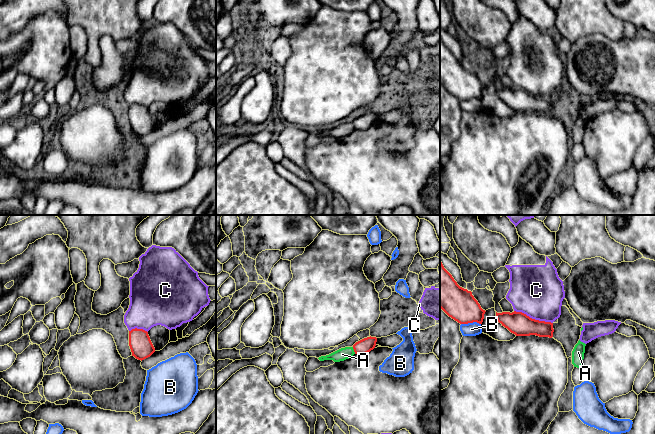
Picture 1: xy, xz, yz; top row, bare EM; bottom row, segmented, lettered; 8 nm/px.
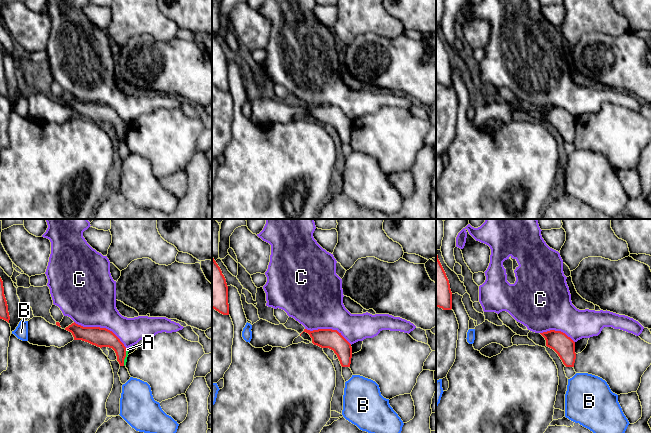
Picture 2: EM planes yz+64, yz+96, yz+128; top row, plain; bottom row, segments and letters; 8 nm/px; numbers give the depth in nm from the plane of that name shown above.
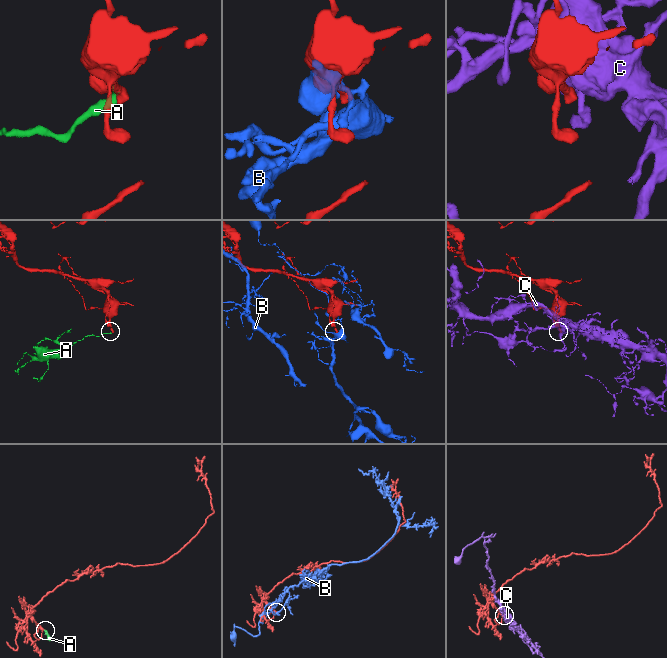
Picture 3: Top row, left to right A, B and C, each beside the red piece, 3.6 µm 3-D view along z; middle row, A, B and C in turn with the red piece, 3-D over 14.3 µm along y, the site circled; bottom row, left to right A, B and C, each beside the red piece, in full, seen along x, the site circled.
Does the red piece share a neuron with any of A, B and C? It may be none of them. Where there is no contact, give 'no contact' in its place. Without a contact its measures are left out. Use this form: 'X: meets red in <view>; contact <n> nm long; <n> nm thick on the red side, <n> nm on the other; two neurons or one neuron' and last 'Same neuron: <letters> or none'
A: meets red in xz; contact 60 nm long; 120 nm thick on the red side, 100 nm on the other; two neurons
B: meets red in yz; contact 160 nm long; 260 nm thick on the red side, 110 nm on the other; two neurons
C: meets red in yz; contact 320 nm long; 190 nm thick on the red side, 420 nm on the other; two neurons
Same neuron: none

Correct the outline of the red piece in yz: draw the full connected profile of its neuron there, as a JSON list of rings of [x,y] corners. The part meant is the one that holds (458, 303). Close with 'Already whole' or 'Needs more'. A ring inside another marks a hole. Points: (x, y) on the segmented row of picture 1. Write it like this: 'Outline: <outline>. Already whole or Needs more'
Outline: [[[440,261],[440,308],[460,324],[482,324],[485,310],[471,291],[460,287]]]. Already whole

